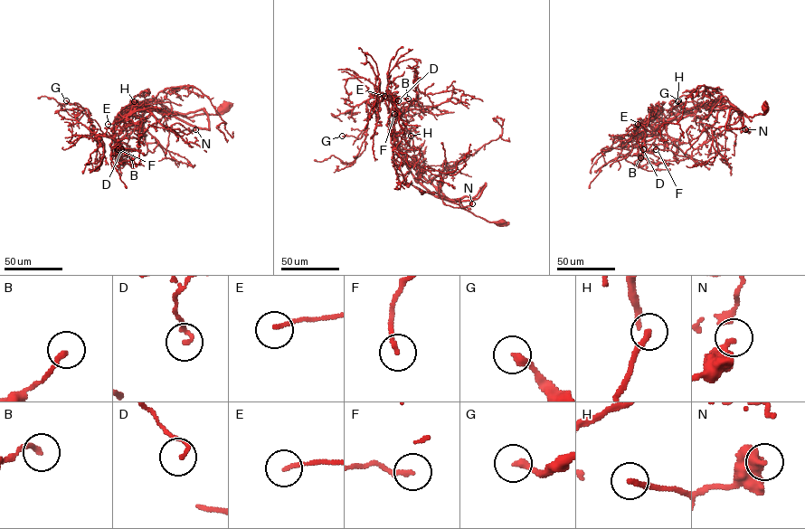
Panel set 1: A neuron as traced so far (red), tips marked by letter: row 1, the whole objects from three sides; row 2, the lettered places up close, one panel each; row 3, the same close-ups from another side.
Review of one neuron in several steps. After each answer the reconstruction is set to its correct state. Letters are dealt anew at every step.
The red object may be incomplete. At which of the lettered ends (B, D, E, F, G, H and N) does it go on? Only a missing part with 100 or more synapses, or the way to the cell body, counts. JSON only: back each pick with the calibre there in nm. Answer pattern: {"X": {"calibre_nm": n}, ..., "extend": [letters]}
{"extend": []}

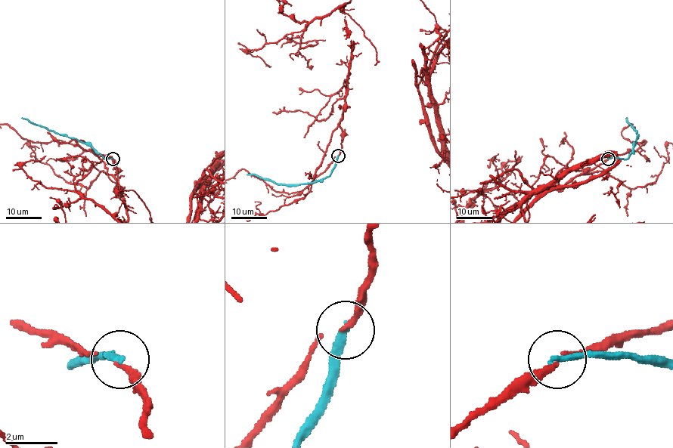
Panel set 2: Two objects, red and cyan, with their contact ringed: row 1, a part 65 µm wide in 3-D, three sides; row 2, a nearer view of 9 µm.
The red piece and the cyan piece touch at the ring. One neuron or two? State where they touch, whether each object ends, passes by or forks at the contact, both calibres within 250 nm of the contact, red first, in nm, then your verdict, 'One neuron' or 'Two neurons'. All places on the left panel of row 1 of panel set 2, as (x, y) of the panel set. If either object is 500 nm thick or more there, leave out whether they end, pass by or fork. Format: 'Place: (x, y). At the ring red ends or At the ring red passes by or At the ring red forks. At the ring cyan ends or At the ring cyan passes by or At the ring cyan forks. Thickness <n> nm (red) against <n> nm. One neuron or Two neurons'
Place: (113, 159). At the ring red passes by. At the ring cyan ends. Thickness 170 nm (red) against 280 nm. Two neurons

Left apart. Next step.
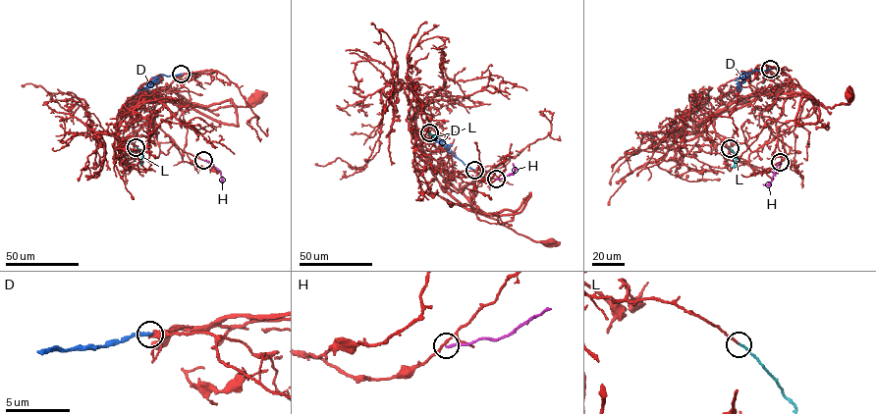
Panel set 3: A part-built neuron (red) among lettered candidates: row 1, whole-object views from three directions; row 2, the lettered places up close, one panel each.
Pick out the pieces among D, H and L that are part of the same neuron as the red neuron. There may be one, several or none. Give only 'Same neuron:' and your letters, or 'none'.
Same neuron: L

